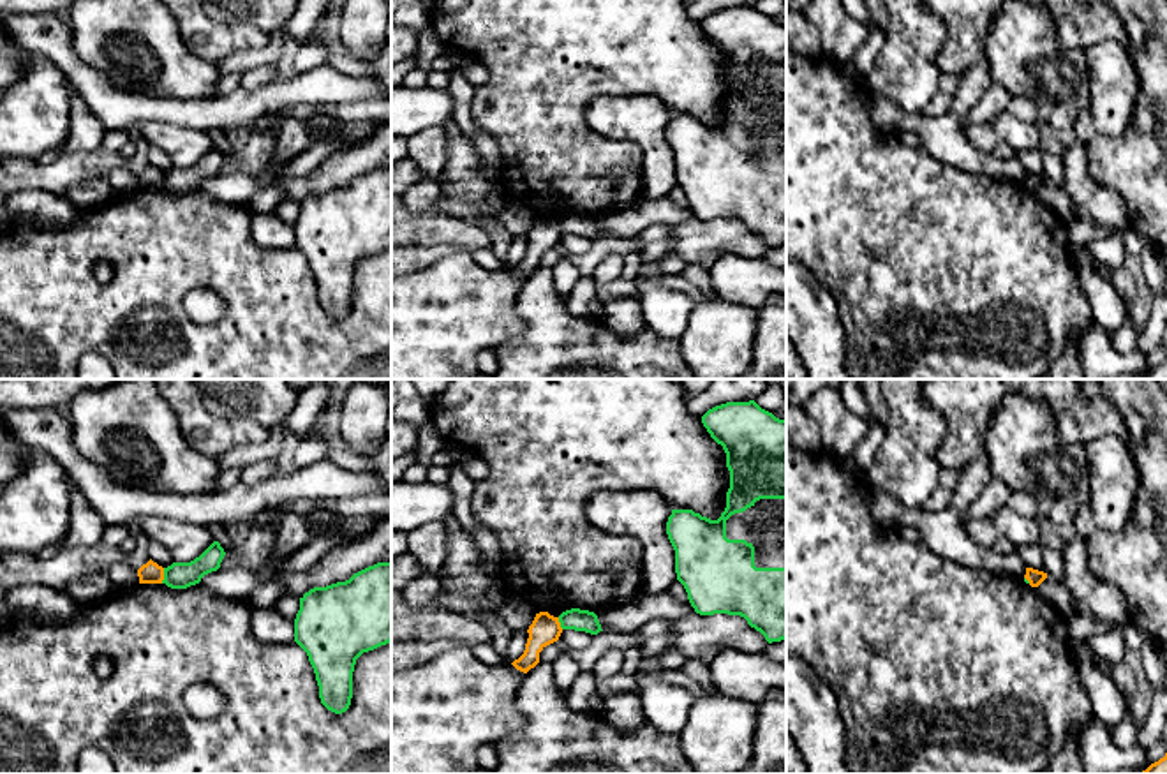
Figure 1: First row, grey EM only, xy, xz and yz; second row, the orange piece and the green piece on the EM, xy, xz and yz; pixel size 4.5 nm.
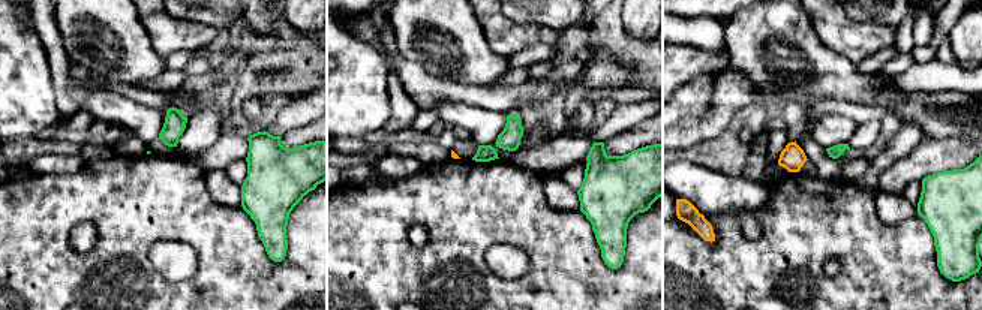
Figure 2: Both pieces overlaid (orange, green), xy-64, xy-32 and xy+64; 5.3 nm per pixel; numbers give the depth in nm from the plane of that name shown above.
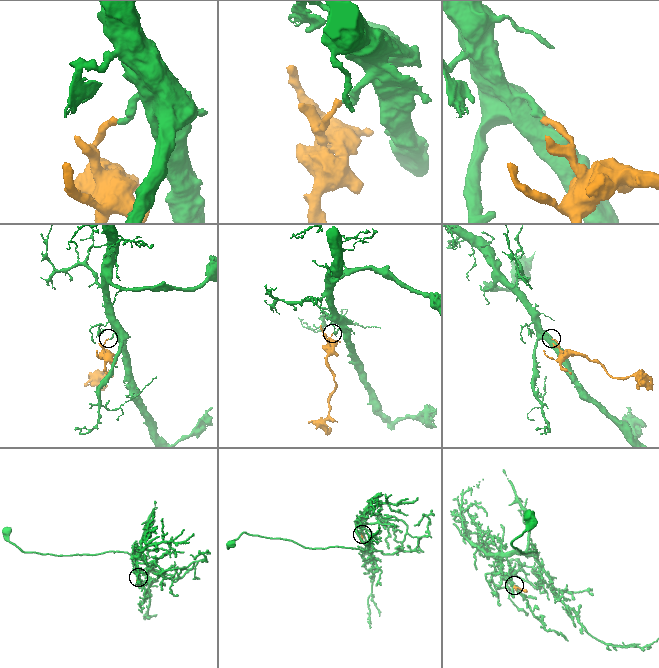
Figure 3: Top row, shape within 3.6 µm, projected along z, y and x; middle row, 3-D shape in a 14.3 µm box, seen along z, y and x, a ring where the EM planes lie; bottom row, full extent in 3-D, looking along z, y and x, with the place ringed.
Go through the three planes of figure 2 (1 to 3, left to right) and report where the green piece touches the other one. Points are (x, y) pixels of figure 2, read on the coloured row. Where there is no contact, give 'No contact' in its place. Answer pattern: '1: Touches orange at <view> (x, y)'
1: No contact
2: No contact
3: No contact

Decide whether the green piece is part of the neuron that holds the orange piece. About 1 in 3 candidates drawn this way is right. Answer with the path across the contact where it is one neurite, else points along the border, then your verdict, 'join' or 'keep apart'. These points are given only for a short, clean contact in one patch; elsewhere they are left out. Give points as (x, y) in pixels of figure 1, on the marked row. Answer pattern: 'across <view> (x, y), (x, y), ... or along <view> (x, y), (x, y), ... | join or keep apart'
along xy (164, 568), (161, 582) | keep apart

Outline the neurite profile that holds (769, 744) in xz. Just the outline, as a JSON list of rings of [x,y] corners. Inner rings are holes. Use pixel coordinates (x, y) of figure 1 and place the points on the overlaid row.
[[[770,689],[758,702],[751,774],[781,774],[786,767],[786,689]]]

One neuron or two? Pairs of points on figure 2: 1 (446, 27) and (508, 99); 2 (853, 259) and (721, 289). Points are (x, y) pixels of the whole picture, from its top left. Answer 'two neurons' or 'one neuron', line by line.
1: two neurons
2: one neuron

